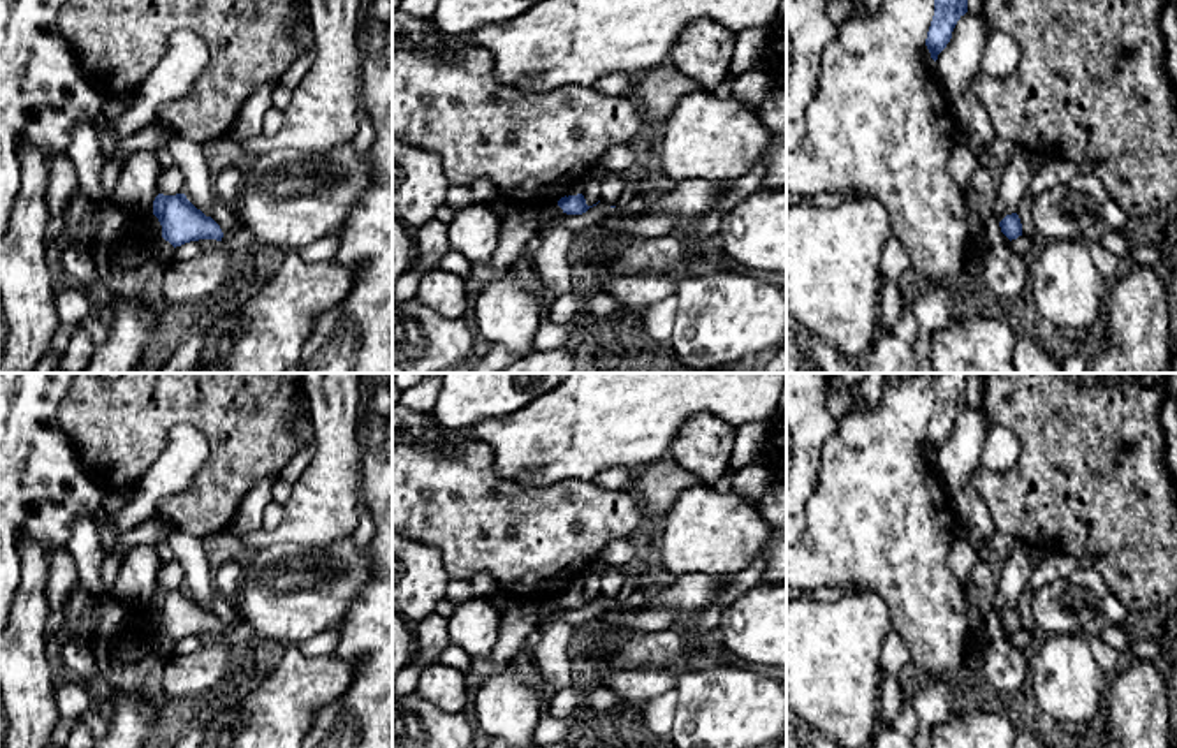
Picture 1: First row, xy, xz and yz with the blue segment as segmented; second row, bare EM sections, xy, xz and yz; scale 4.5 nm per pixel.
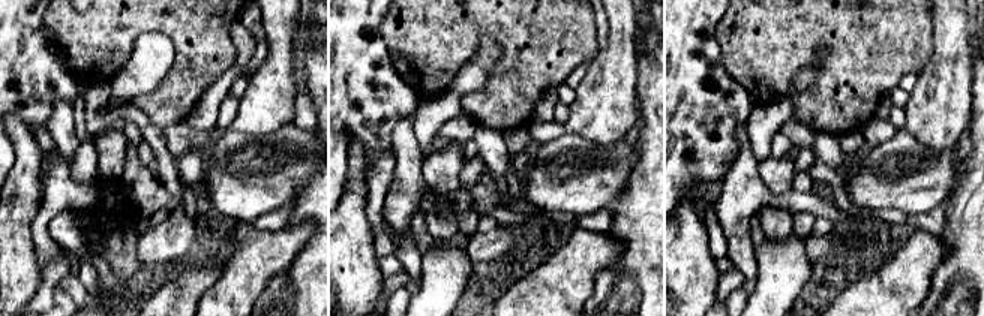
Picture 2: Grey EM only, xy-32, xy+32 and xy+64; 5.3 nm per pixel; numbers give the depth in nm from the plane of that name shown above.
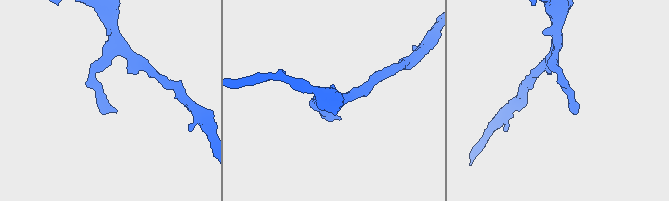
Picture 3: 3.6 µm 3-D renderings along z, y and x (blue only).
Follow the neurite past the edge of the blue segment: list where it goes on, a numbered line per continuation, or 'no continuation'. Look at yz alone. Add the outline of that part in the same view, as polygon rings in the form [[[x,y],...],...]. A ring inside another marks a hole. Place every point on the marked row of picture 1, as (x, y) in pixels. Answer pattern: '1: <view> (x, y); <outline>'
no continuation

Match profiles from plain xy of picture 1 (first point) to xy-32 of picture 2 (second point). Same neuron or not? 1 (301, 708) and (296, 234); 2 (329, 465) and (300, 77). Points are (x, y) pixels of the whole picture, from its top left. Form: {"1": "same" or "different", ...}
{"1": "same", "2": "different"}

